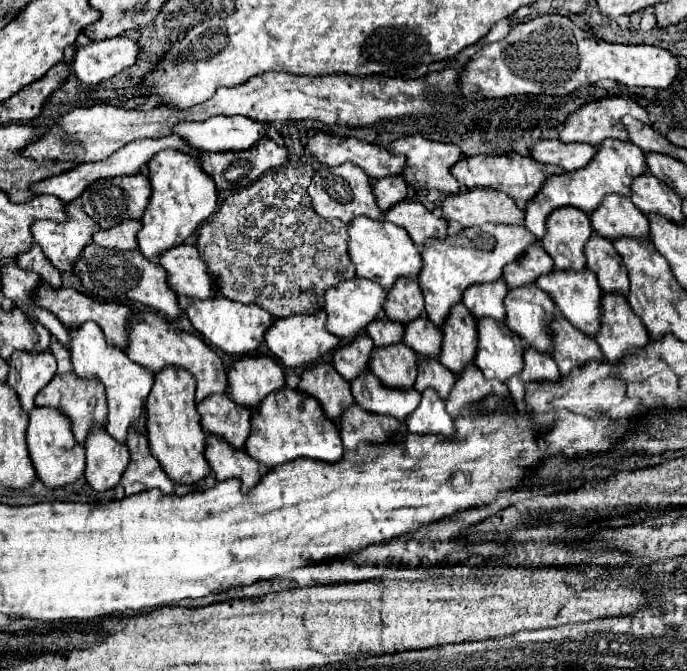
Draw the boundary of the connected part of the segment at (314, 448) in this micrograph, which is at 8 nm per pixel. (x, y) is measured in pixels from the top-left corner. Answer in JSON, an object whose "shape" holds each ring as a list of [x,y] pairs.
{"shape":[[[282,388],[264,398],[252,416],[252,430],[244,450],[268,470],[298,458],[338,462],[344,456],[338,426],[324,416],[318,402],[314,402],[310,396],[302,396],[292,388]]]}

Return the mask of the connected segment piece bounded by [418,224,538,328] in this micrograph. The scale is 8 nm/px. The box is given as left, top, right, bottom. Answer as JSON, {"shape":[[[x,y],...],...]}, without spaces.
{"shape":[[[482,224],[464,228],[456,236],[448,236],[444,240],[428,240],[422,248],[424,268],[418,276],[426,300],[428,318],[440,328],[446,322],[452,306],[462,302],[462,294],[466,288],[500,280],[504,266],[518,260],[522,252],[526,252],[526,248],[536,242],[538,238],[524,226],[506,224]]]}

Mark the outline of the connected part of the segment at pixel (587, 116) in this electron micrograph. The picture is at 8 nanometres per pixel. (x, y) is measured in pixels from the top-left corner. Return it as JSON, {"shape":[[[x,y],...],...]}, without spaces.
{"shape":[[[614,96],[614,98],[604,98],[604,100],[598,100],[598,102],[590,102],[586,104],[586,108],[580,108],[578,112],[574,112],[574,116],[570,116],[570,120],[564,124],[564,130],[562,130],[562,136],[560,140],[562,142],[584,142],[584,144],[592,144],[592,146],[600,146],[606,138],[616,138],[616,140],[628,140],[628,132],[626,132],[626,126],[620,122],[622,116],[629,114],[641,120],[644,124],[651,126],[648,113],[639,106],[631,98],[624,98],[624,96]]]}

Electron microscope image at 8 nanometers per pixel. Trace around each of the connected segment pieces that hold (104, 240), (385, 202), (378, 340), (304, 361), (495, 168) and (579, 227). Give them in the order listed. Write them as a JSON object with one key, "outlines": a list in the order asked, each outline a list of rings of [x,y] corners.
{"outlines":[[[[126,220],[110,230],[100,230],[94,234],[94,242],[112,250],[136,250],[138,248],[138,230],[142,224],[138,220]]],[[[388,176],[388,178],[382,178],[378,180],[374,186],[374,196],[378,200],[378,206],[380,210],[386,214],[394,204],[402,202],[406,198],[406,182],[402,176]]],[[[374,320],[370,326],[366,326],[366,334],[374,340],[376,348],[400,344],[404,336],[404,326],[392,320]]],[[[316,312],[316,314],[302,314],[302,316],[288,316],[286,320],[276,320],[266,332],[264,340],[270,352],[288,368],[306,368],[318,362],[324,354],[332,352],[338,348],[340,340],[326,330],[326,312]]],[[[508,152],[502,156],[472,156],[472,158],[462,158],[454,168],[452,174],[454,178],[466,186],[466,188],[496,188],[506,192],[508,196],[512,196],[514,200],[520,202],[528,202],[532,200],[542,184],[554,176],[554,174],[562,174],[564,170],[558,166],[550,166],[550,164],[542,164],[536,162],[532,156],[520,156],[518,152]]],[[[560,208],[546,220],[546,236],[540,240],[542,248],[552,256],[556,270],[580,272],[586,268],[584,246],[592,236],[590,216],[578,208]]]]}

